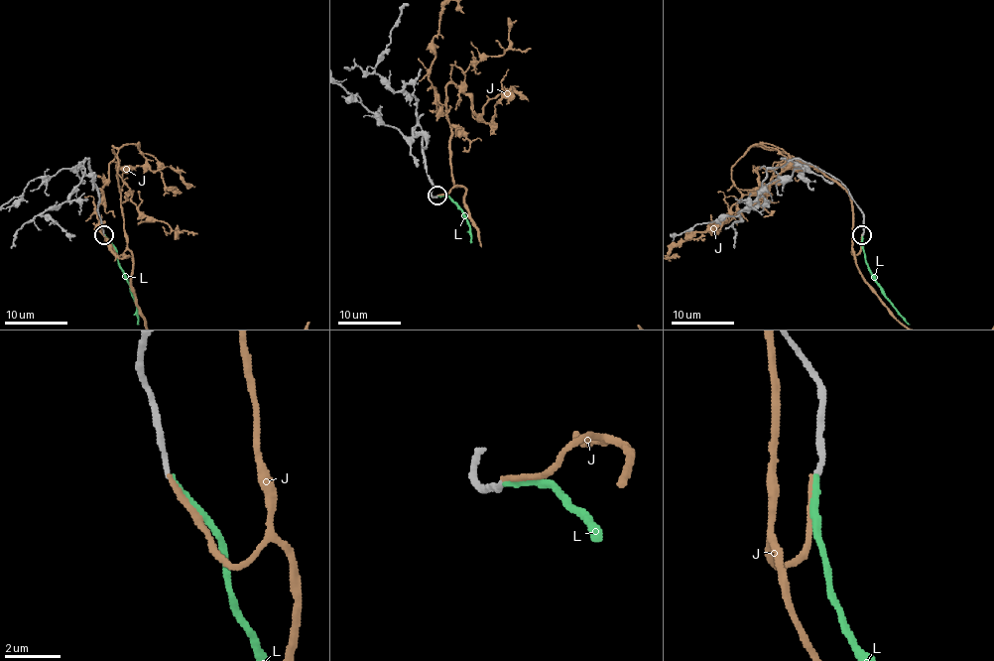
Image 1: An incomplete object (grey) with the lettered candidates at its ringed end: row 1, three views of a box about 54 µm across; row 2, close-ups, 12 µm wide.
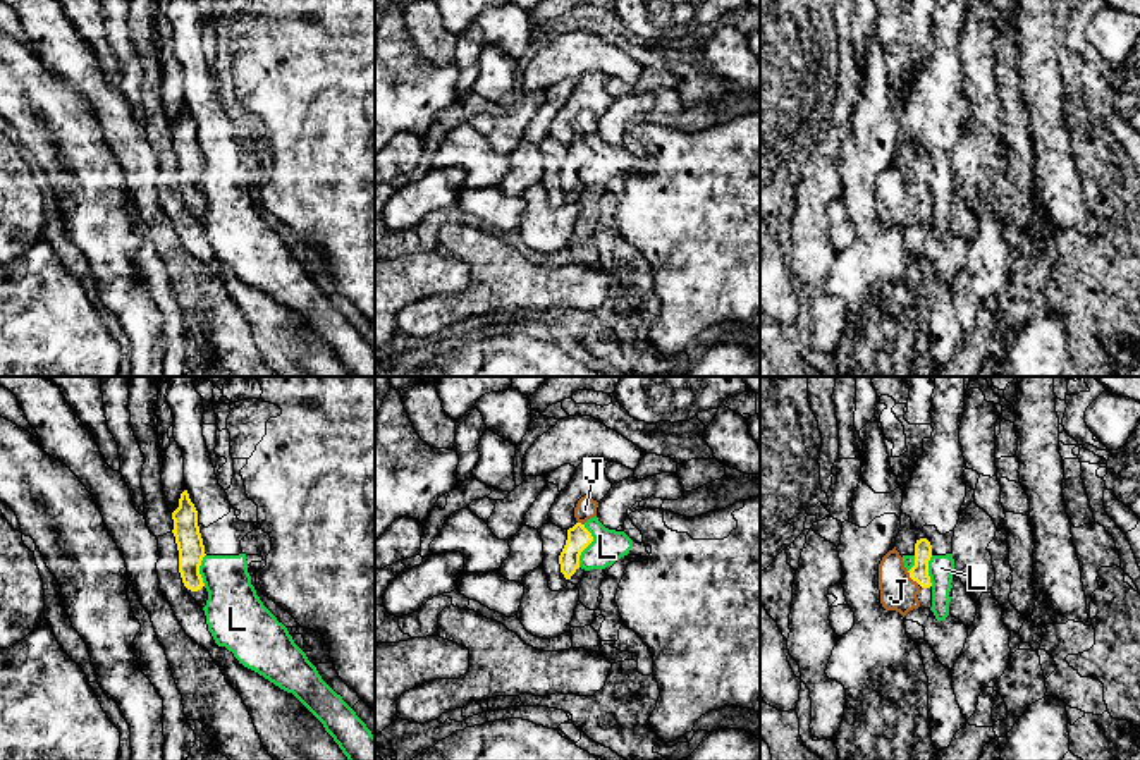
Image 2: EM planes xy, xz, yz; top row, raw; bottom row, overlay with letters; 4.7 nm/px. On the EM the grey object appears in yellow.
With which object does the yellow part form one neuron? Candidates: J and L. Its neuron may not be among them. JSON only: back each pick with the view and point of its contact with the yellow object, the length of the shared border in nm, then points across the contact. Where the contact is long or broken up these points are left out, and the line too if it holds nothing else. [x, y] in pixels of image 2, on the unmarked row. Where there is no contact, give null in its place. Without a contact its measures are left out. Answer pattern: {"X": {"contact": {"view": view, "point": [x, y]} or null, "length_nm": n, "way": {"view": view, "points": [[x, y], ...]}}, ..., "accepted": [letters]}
{"J": {"contact": {"view": "yz", "point": [912, 193]}, "length_nm": 90, "way": {"view": "yz", "points": [[919, 188], [912, 193], [898, 207]]}}, "accepted": ["J"]}

